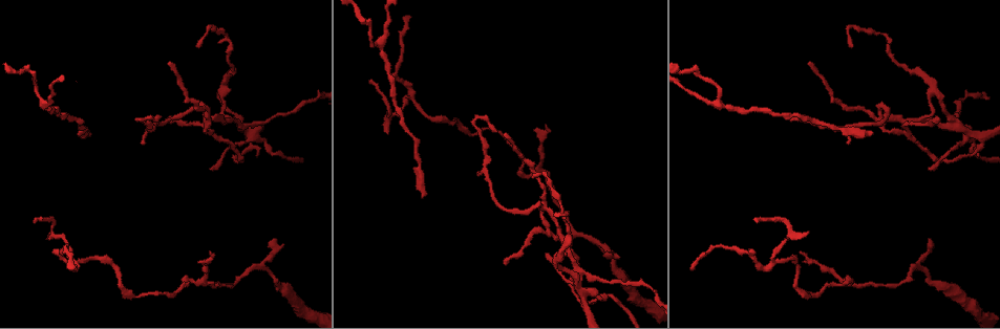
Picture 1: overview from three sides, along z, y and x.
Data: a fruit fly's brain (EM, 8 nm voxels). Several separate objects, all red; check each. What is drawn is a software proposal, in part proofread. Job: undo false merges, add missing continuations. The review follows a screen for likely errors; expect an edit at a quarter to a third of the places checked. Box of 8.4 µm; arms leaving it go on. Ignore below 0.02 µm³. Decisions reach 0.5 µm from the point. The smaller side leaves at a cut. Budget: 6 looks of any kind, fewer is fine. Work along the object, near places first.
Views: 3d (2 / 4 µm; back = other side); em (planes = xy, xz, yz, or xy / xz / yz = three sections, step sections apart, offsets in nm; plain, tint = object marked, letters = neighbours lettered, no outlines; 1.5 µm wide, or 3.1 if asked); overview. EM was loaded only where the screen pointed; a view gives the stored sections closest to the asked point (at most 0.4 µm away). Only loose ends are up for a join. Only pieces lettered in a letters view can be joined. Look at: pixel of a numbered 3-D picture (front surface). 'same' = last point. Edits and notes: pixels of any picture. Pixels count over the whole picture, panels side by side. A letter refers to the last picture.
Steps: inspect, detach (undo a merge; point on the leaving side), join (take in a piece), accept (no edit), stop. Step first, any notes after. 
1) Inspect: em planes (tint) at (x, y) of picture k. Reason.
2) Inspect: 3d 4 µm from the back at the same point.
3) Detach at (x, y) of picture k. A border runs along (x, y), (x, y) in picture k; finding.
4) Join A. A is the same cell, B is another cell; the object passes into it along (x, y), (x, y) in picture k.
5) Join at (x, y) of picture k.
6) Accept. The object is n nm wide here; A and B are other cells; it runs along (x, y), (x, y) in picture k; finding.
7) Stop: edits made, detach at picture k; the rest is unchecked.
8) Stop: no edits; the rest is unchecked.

Inspect: 3d 2 µm at (545, 126) of picture 1. Thin end.

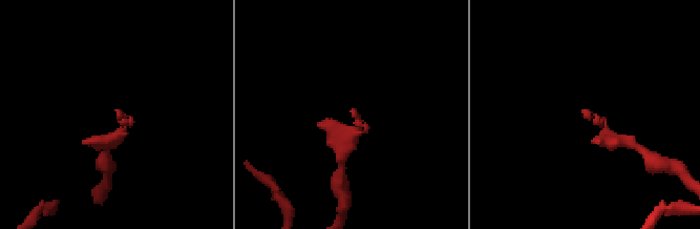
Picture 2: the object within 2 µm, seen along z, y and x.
Inspect: em planes (letters) at (115, 109) of picture 2. Now the EM.

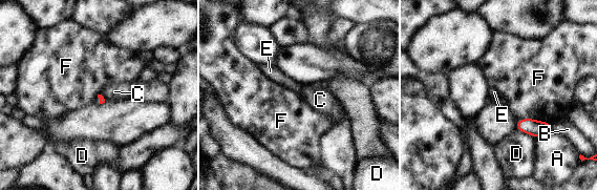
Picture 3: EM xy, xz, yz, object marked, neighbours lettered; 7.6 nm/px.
Accept. A, B, C, D, E and F are other cells; a border runs along (518, 119), (536, 119), (549, 124) in picture 3; none of them fits.

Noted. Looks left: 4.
Inspect: 3d 4 µm at (774, 262) of picture 1. Abrupt turn.

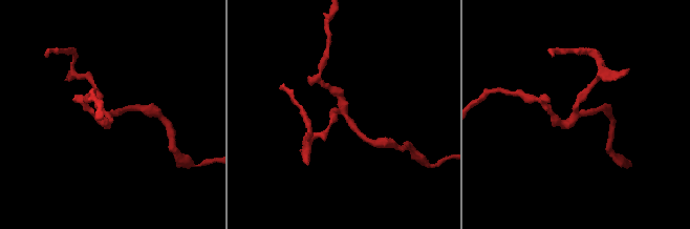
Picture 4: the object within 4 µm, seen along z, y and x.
Inspect: em yz step 8 (tint) at (345, 115) of picture 4. 3 arms meet here.

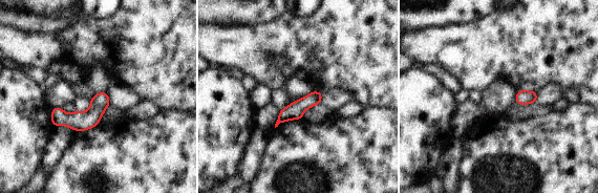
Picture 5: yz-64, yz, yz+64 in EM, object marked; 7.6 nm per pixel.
Inspect: em planes (letters) at the same point. Cut it another way.

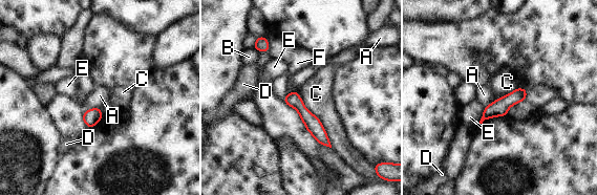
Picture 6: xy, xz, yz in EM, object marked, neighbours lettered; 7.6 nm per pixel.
Accept. A, B, C, D, E and F are other cells; continuous, no second neuron.

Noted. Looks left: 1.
Stop: no edits; the rest is unchecked.

